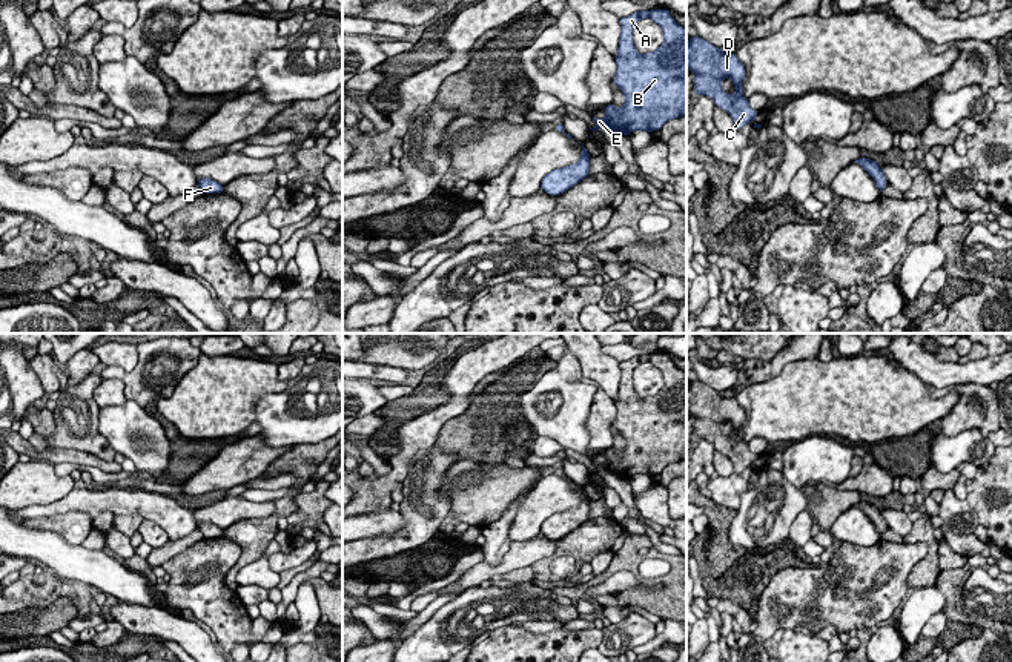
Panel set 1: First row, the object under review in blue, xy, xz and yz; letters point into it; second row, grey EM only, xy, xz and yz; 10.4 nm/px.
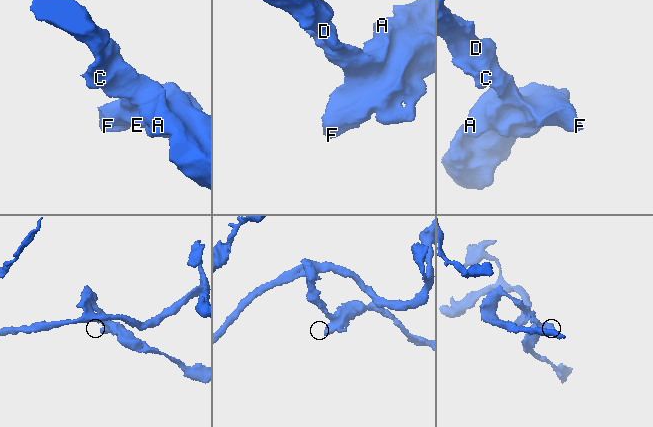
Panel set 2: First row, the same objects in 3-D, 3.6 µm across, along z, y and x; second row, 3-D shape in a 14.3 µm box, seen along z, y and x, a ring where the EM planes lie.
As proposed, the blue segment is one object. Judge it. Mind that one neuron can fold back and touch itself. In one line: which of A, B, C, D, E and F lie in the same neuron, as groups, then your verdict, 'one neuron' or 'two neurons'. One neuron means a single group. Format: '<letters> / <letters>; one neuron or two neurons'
A B C D E F; one neuron

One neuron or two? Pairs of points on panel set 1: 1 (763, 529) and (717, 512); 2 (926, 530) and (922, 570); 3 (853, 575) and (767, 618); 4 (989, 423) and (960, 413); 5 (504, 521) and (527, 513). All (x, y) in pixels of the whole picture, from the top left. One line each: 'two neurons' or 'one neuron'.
1: two neurons
2: one neuron
3: one neuron
4: one neuron
5: two neurons

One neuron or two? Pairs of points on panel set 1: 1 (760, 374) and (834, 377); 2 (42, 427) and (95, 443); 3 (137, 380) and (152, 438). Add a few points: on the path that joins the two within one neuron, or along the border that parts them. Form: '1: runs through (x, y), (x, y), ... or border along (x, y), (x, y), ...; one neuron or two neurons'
1: border along (811, 360), (790, 361), (774, 377), (744, 387); two neurons
2: border along (51, 412), (54, 420), (52, 440); two neurons
3: border along (128, 400), (132, 400), (143, 409); two neurons

